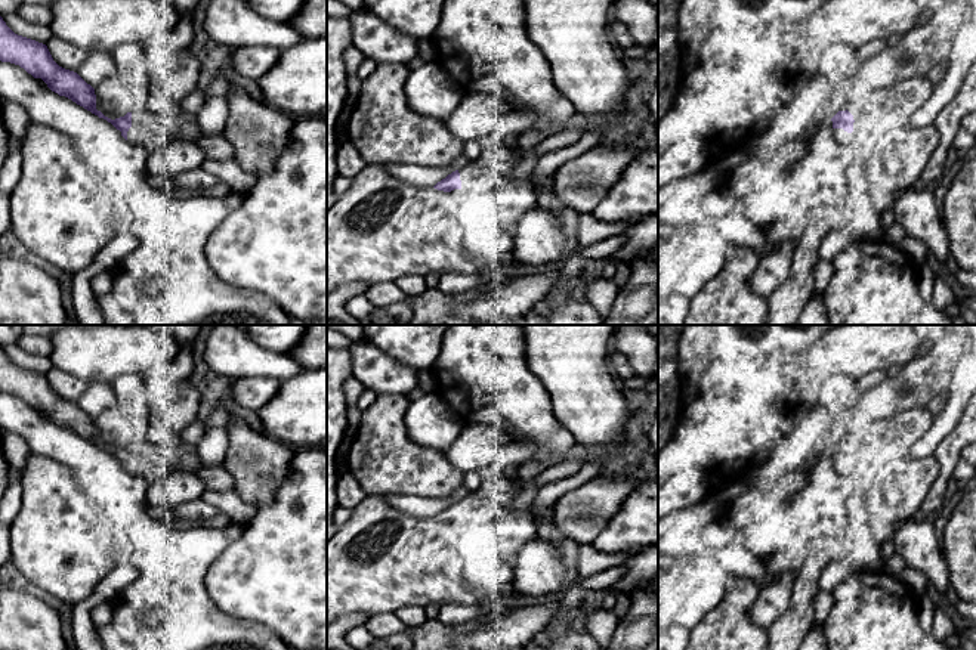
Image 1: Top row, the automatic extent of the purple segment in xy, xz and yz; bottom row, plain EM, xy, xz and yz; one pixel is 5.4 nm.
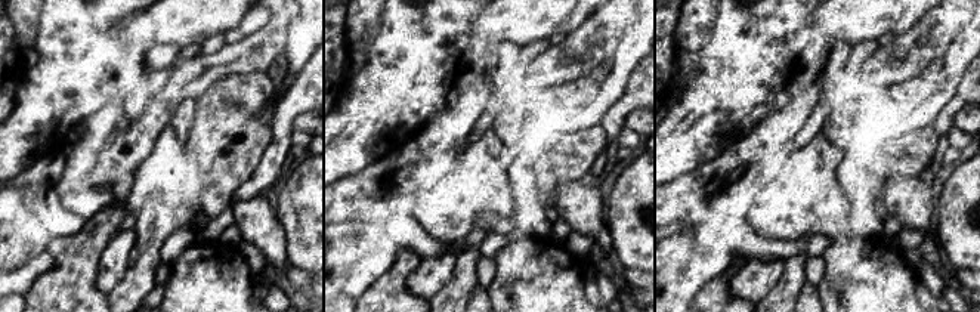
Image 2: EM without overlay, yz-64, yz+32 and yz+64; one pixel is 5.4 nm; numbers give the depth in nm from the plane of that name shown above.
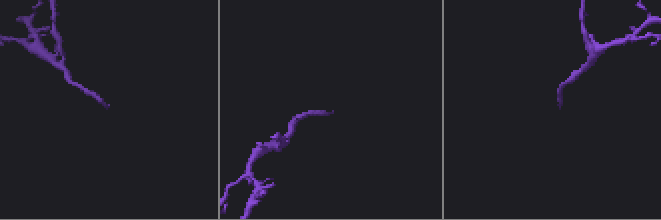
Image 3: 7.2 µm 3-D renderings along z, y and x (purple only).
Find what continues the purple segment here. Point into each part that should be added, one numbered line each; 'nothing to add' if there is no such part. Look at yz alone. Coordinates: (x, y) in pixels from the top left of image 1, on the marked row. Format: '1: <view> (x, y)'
1: yz (842, 136)

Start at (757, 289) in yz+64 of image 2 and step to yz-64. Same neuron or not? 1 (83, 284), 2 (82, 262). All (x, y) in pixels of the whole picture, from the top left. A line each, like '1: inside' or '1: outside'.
1: outside
2: outside

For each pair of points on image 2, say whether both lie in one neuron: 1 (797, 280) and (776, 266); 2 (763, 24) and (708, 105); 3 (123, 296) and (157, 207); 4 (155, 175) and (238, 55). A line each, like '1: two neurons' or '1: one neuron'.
1: two neurons
2: one neuron
3: one neuron
4: two neurons

